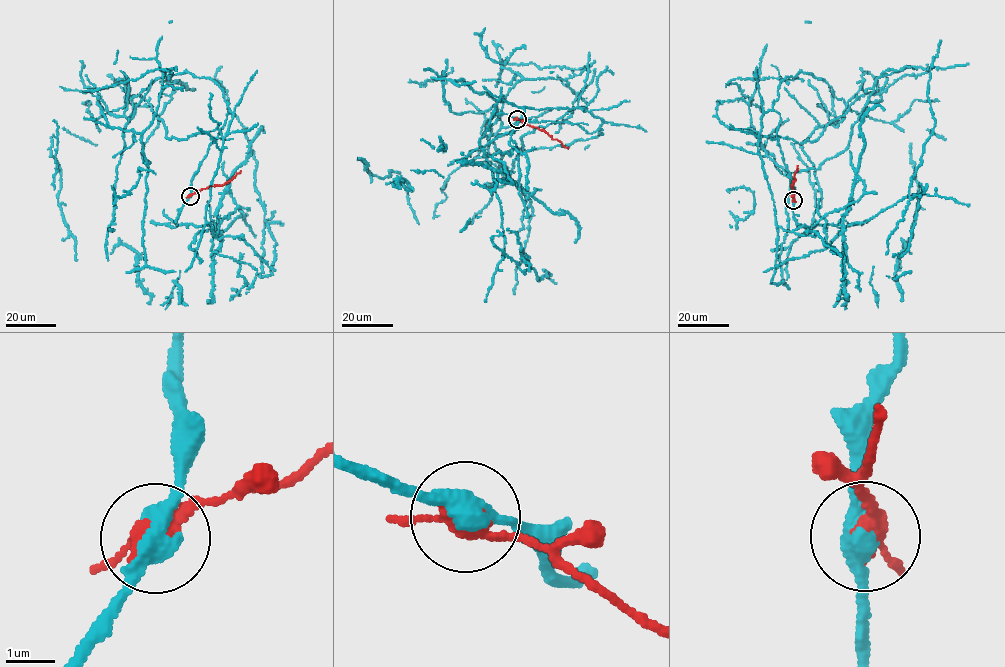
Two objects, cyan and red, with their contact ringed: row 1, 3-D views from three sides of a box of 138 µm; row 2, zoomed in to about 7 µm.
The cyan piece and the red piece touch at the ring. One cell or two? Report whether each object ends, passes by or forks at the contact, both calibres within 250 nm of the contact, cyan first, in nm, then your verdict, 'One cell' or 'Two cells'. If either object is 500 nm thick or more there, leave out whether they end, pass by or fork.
At the ring cyan passes by. At the ring red passes by. Thickness 400 nm (cyan) against 400 nm. Two cells

